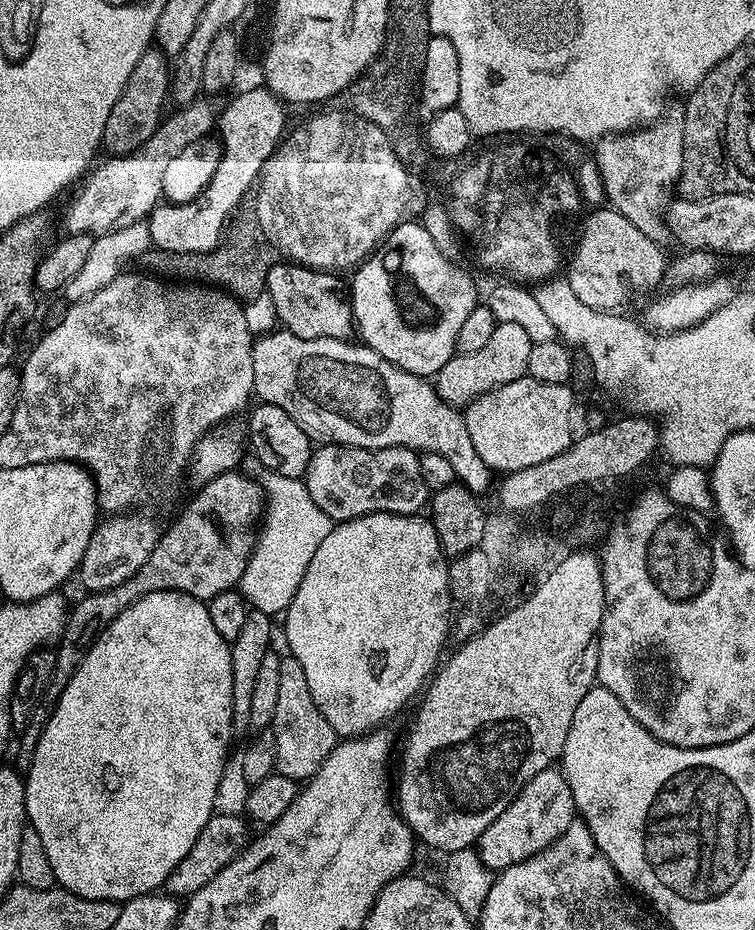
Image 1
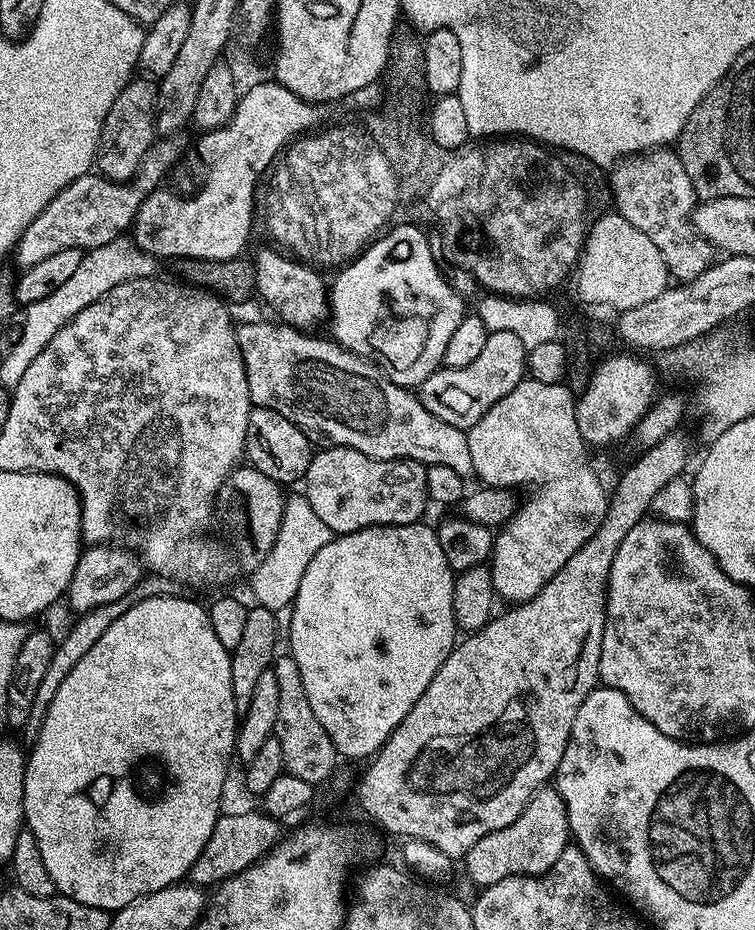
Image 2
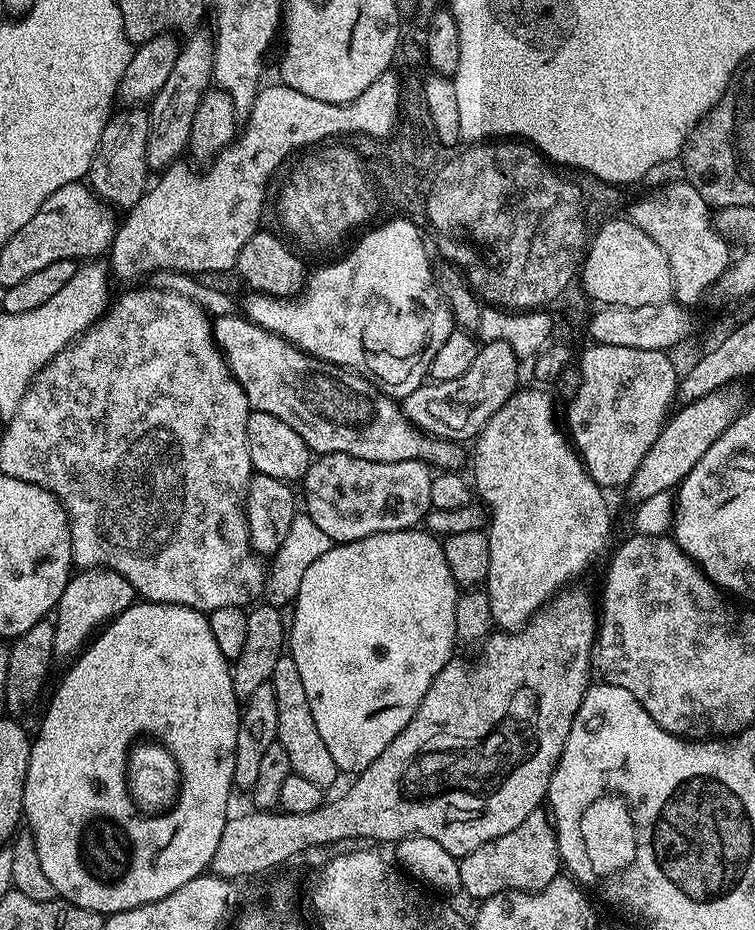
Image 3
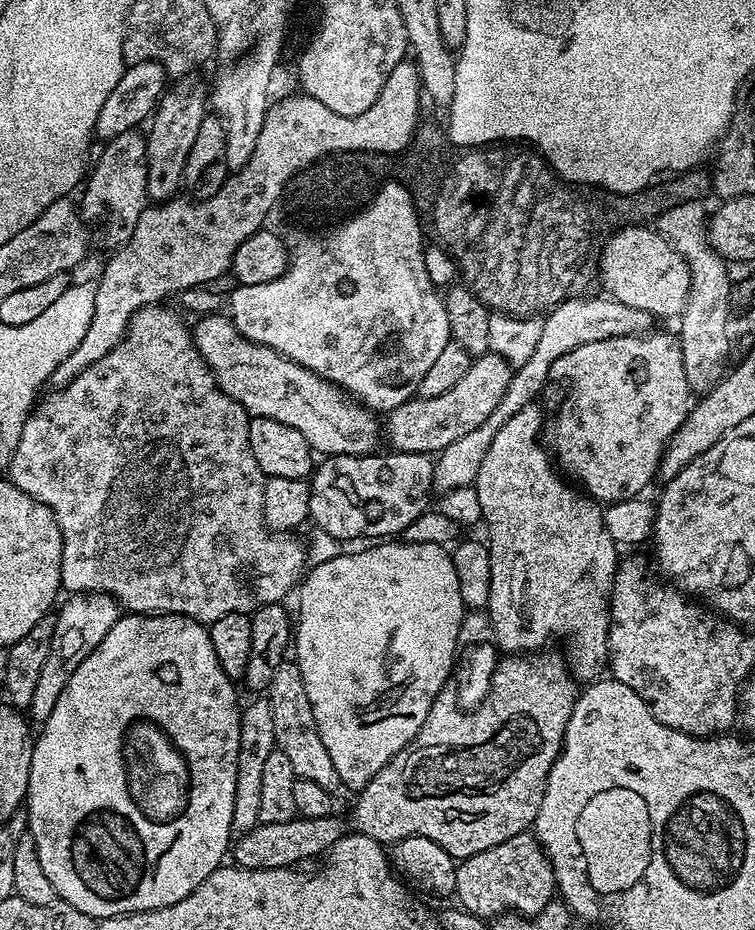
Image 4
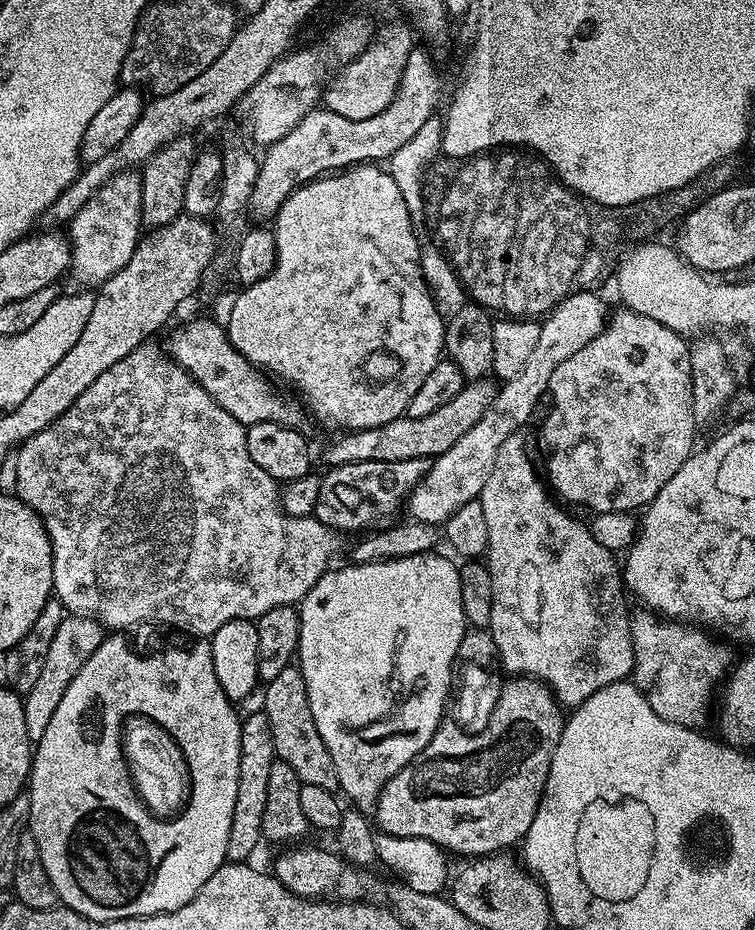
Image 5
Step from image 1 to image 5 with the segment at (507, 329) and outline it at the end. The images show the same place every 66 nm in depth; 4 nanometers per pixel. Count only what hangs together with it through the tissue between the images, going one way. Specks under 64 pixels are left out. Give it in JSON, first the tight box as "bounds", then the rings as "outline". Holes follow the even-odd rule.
{"bounds":[324,378,497,468],"outline":[[[481,378],[465,383],[464,389],[446,406],[438,406],[434,414],[426,414],[426,418],[410,418],[407,414],[396,420],[386,422],[377,428],[348,430],[340,436],[324,452],[325,465],[328,468],[346,466],[354,462],[406,462],[410,458],[435,458],[442,455],[474,422],[486,414],[490,402],[496,396],[497,385],[491,379]]]}

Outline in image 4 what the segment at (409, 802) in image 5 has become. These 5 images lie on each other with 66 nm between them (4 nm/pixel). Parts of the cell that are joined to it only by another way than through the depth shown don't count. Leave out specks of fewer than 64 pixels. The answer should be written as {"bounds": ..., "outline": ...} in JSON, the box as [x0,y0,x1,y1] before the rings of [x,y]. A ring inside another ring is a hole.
{"bounds":[352,650,578,861],"outline":[[[541,650],[535,654],[505,655],[496,665],[496,673],[492,675],[492,685],[488,691],[488,697],[471,710],[461,708],[456,697],[455,687],[446,686],[442,689],[430,706],[430,714],[426,714],[426,722],[422,722],[422,730],[418,730],[418,734],[411,744],[407,748],[403,748],[389,764],[382,766],[382,770],[378,770],[378,774],[374,774],[374,778],[370,778],[366,787],[359,789],[357,796],[360,797],[357,798],[356,809],[352,812],[352,820],[356,823],[353,824],[355,831],[362,832],[385,846],[399,844],[402,840],[413,838],[429,840],[438,845],[441,852],[450,854],[457,861],[462,861],[467,856],[474,854],[482,854],[482,850],[490,850],[490,846],[498,846],[502,842],[506,842],[506,838],[514,838],[518,834],[529,831],[538,818],[538,810],[542,806],[542,798],[546,794],[548,775],[554,766],[556,757],[560,755],[568,719],[574,710],[578,695],[577,681],[568,671],[565,657],[559,651],[557,651],[558,653],[552,651]]]}

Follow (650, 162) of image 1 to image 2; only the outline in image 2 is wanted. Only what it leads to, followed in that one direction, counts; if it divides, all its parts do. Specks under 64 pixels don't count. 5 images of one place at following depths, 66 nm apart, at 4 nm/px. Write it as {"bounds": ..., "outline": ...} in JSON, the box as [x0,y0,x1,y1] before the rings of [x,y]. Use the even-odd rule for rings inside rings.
{"bounds":[610,147,714,282],"outline":[[[667,147],[657,148],[619,161],[611,172],[610,200],[615,211],[658,246],[669,277],[687,282],[701,276],[714,262],[714,249],[711,242],[697,234],[692,222],[698,197],[679,155]]]}

